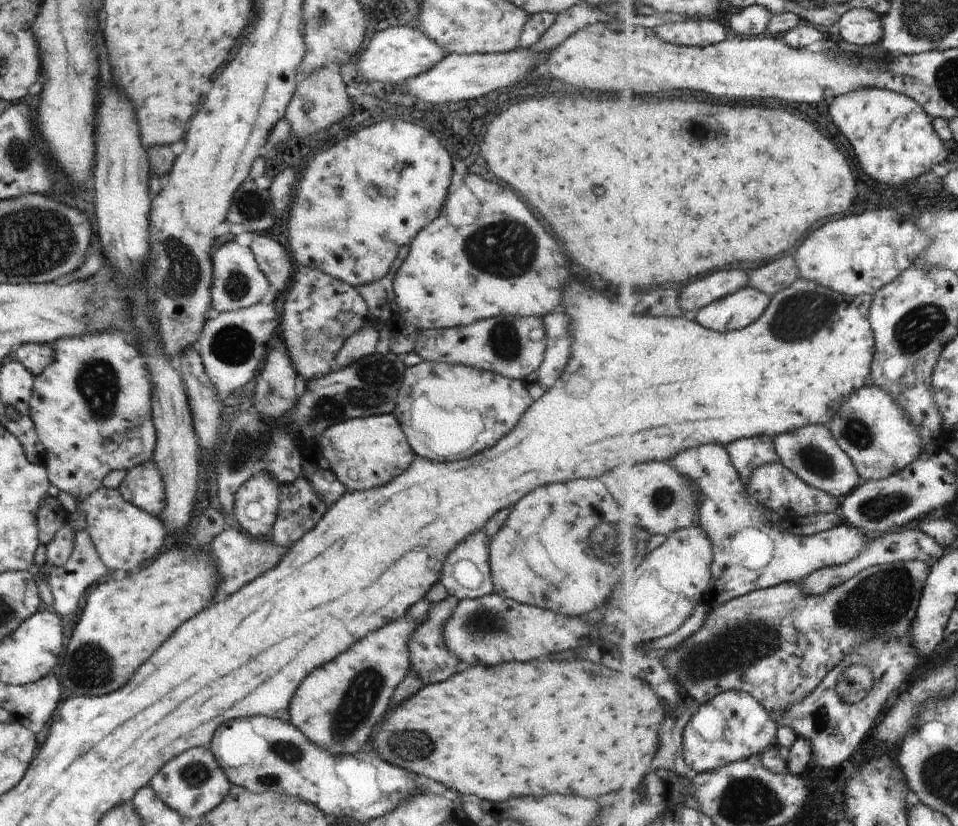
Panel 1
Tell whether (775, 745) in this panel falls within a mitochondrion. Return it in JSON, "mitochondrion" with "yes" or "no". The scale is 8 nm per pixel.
{"mitochondrion":"no"}

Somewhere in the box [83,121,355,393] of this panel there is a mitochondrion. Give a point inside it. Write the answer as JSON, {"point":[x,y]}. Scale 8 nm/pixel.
{"point":[181,272]}

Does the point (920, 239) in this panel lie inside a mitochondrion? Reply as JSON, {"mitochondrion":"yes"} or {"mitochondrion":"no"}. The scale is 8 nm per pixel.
{"mitochondrion":"no"}

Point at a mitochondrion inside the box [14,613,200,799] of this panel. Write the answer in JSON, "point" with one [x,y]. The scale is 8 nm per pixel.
{"point":[89,666]}

